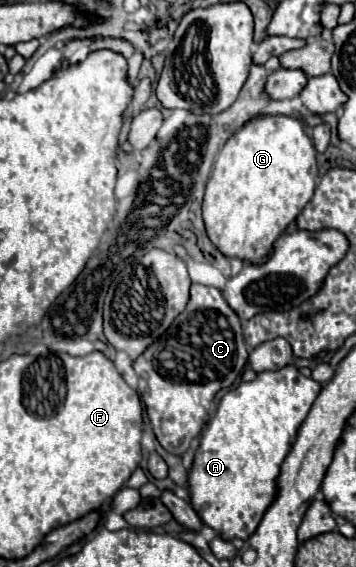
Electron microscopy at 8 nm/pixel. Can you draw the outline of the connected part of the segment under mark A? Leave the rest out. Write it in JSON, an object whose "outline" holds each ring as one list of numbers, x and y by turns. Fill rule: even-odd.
{"outline":[[290,364,278,372,260,372,252,382,242,382,238,388,222,396,218,410,208,420,206,432,202,434,188,476,192,508,198,512,200,520,204,520,206,526,220,534,220,538,246,540,250,538,250,534,254,534,266,508,276,496,276,478,280,472,280,464,294,444,296,434,320,390,322,386,316,380,302,376,296,366]]}

